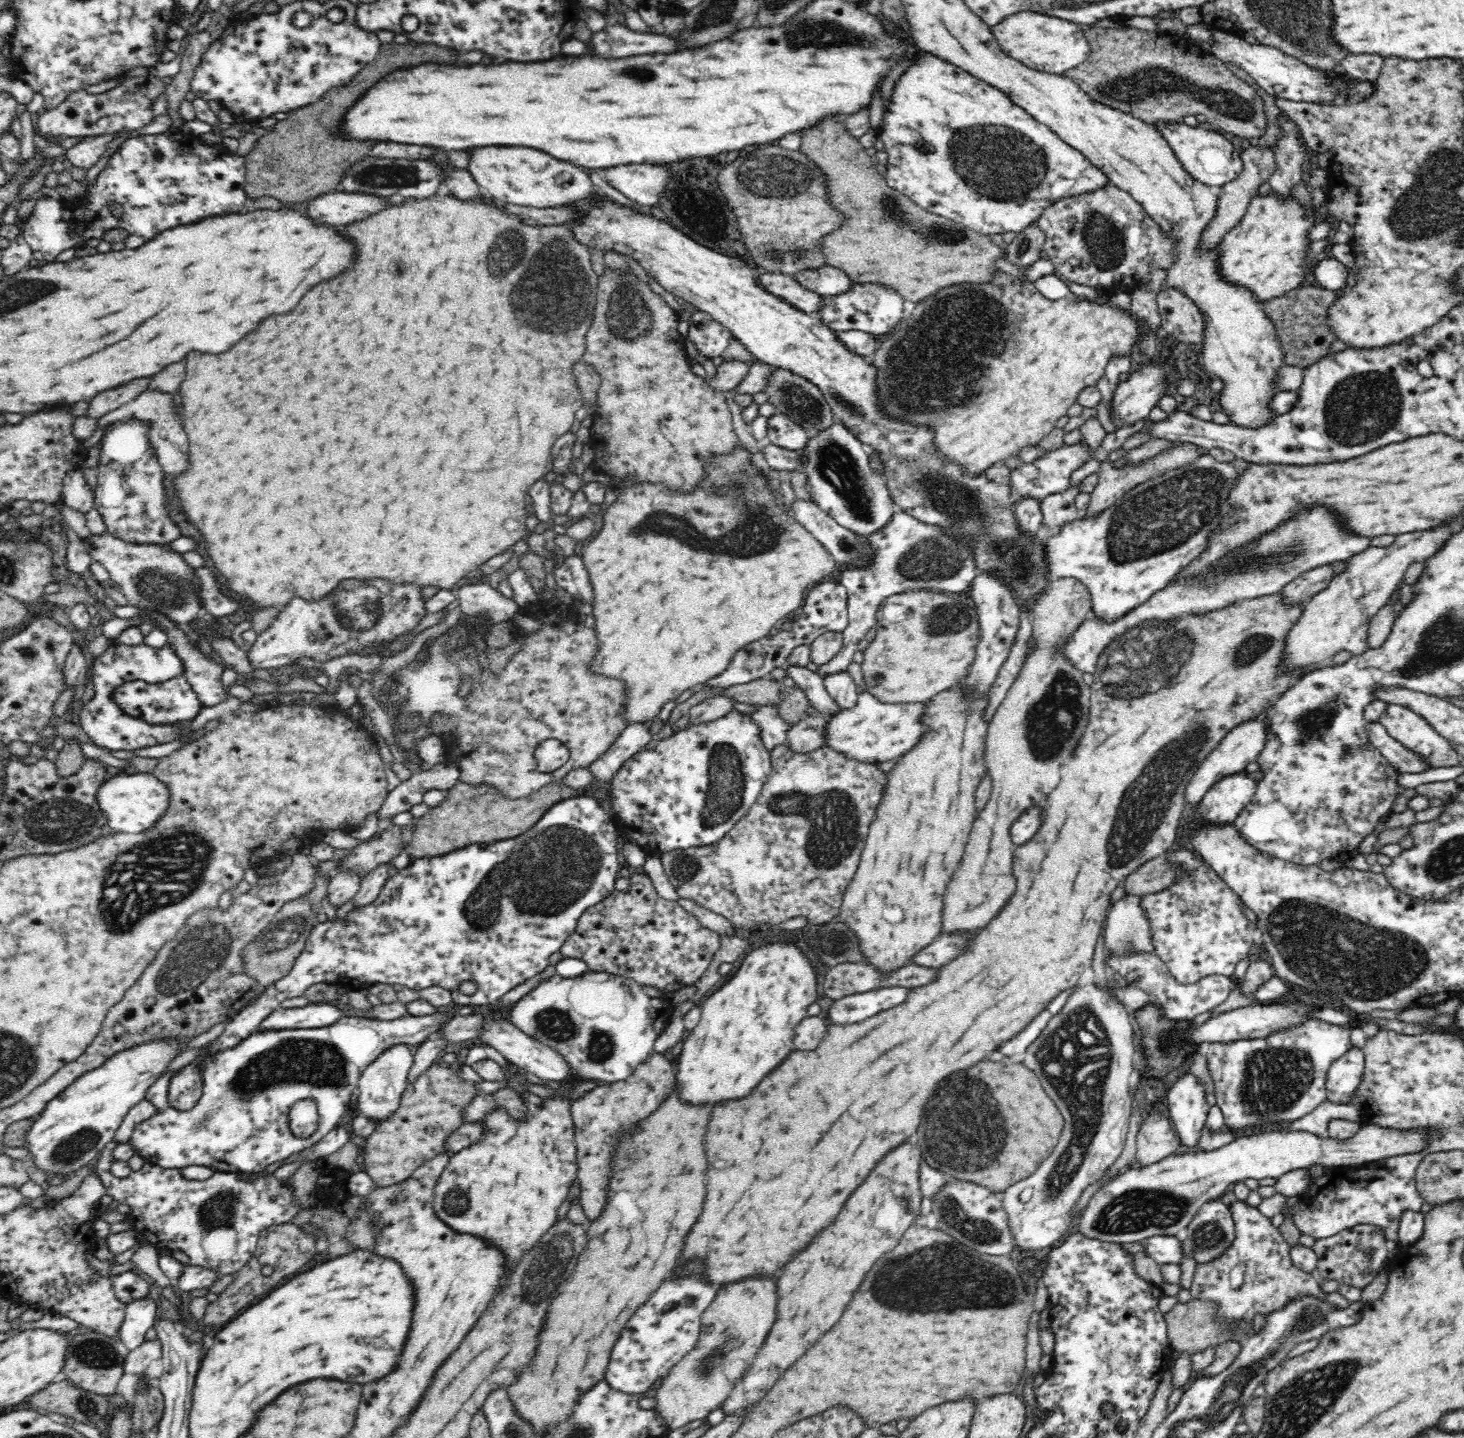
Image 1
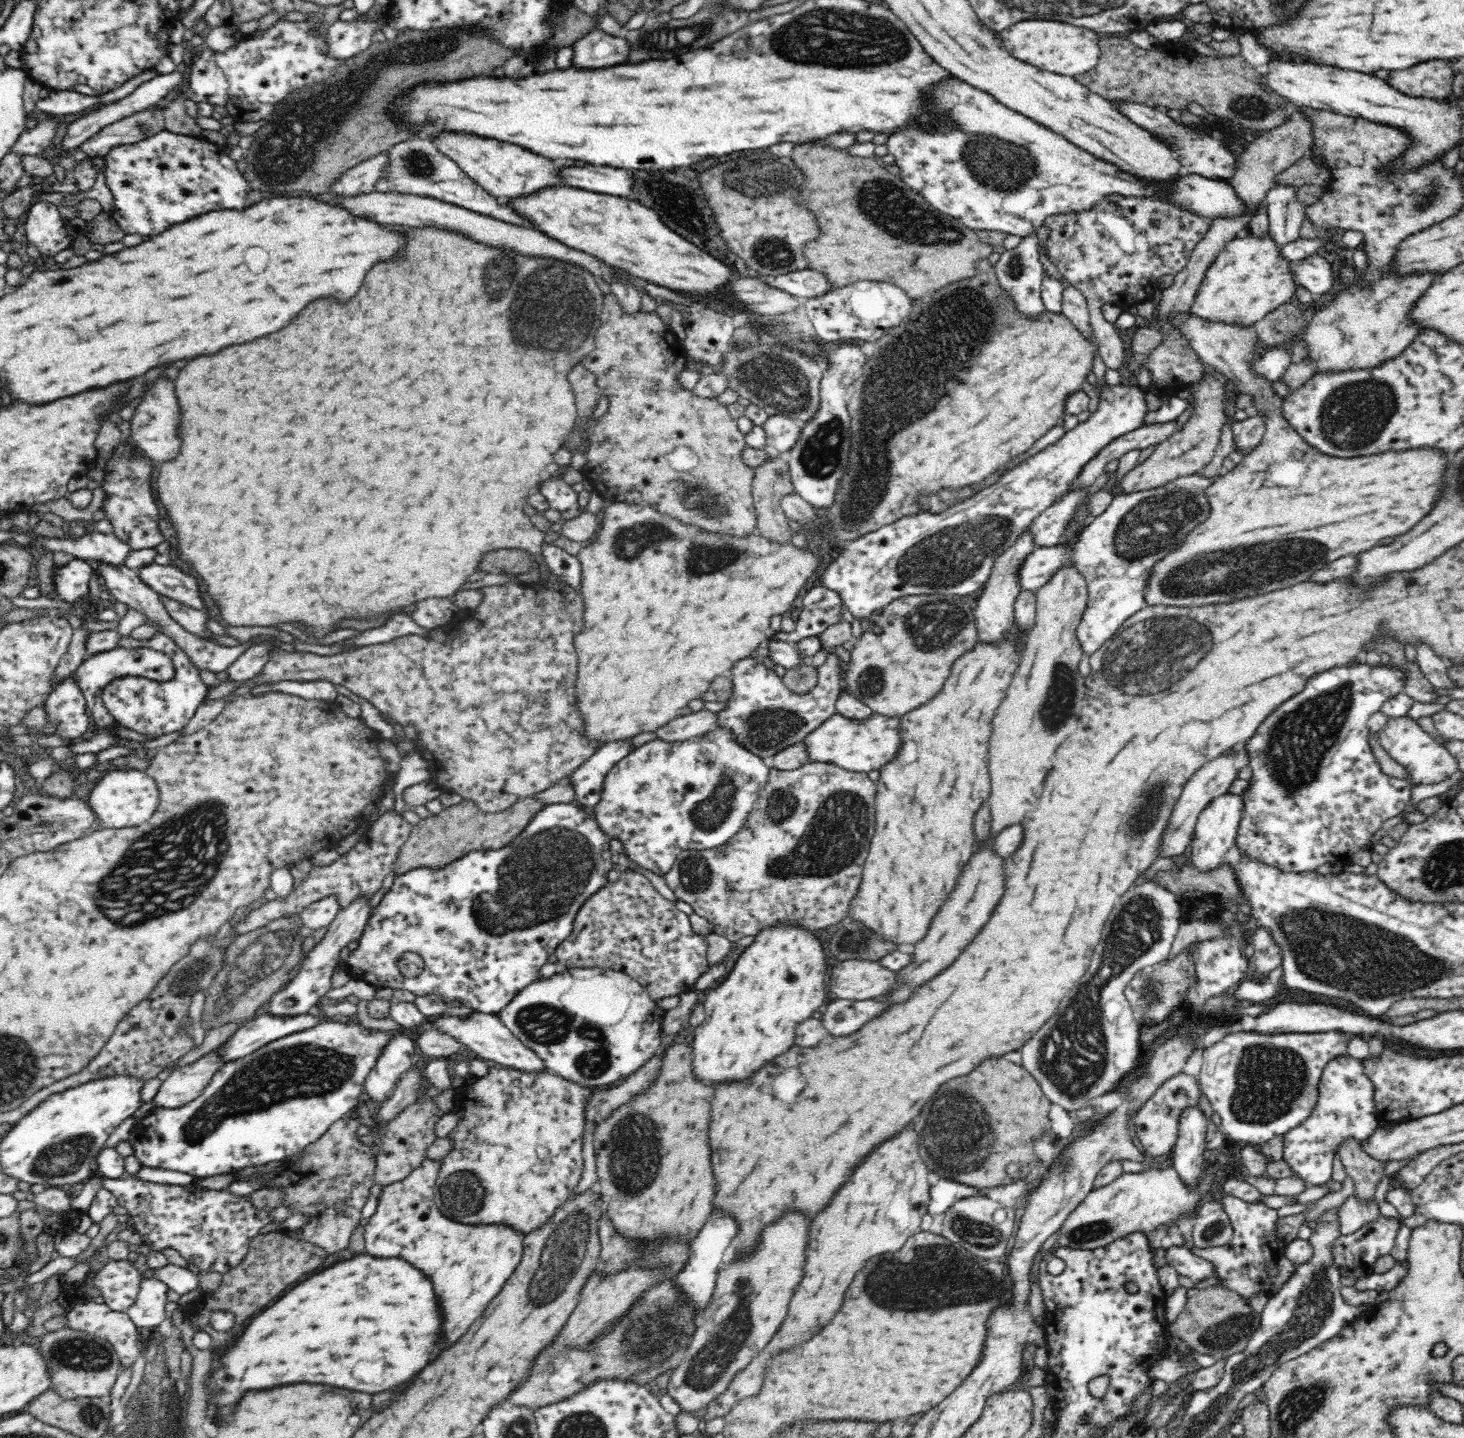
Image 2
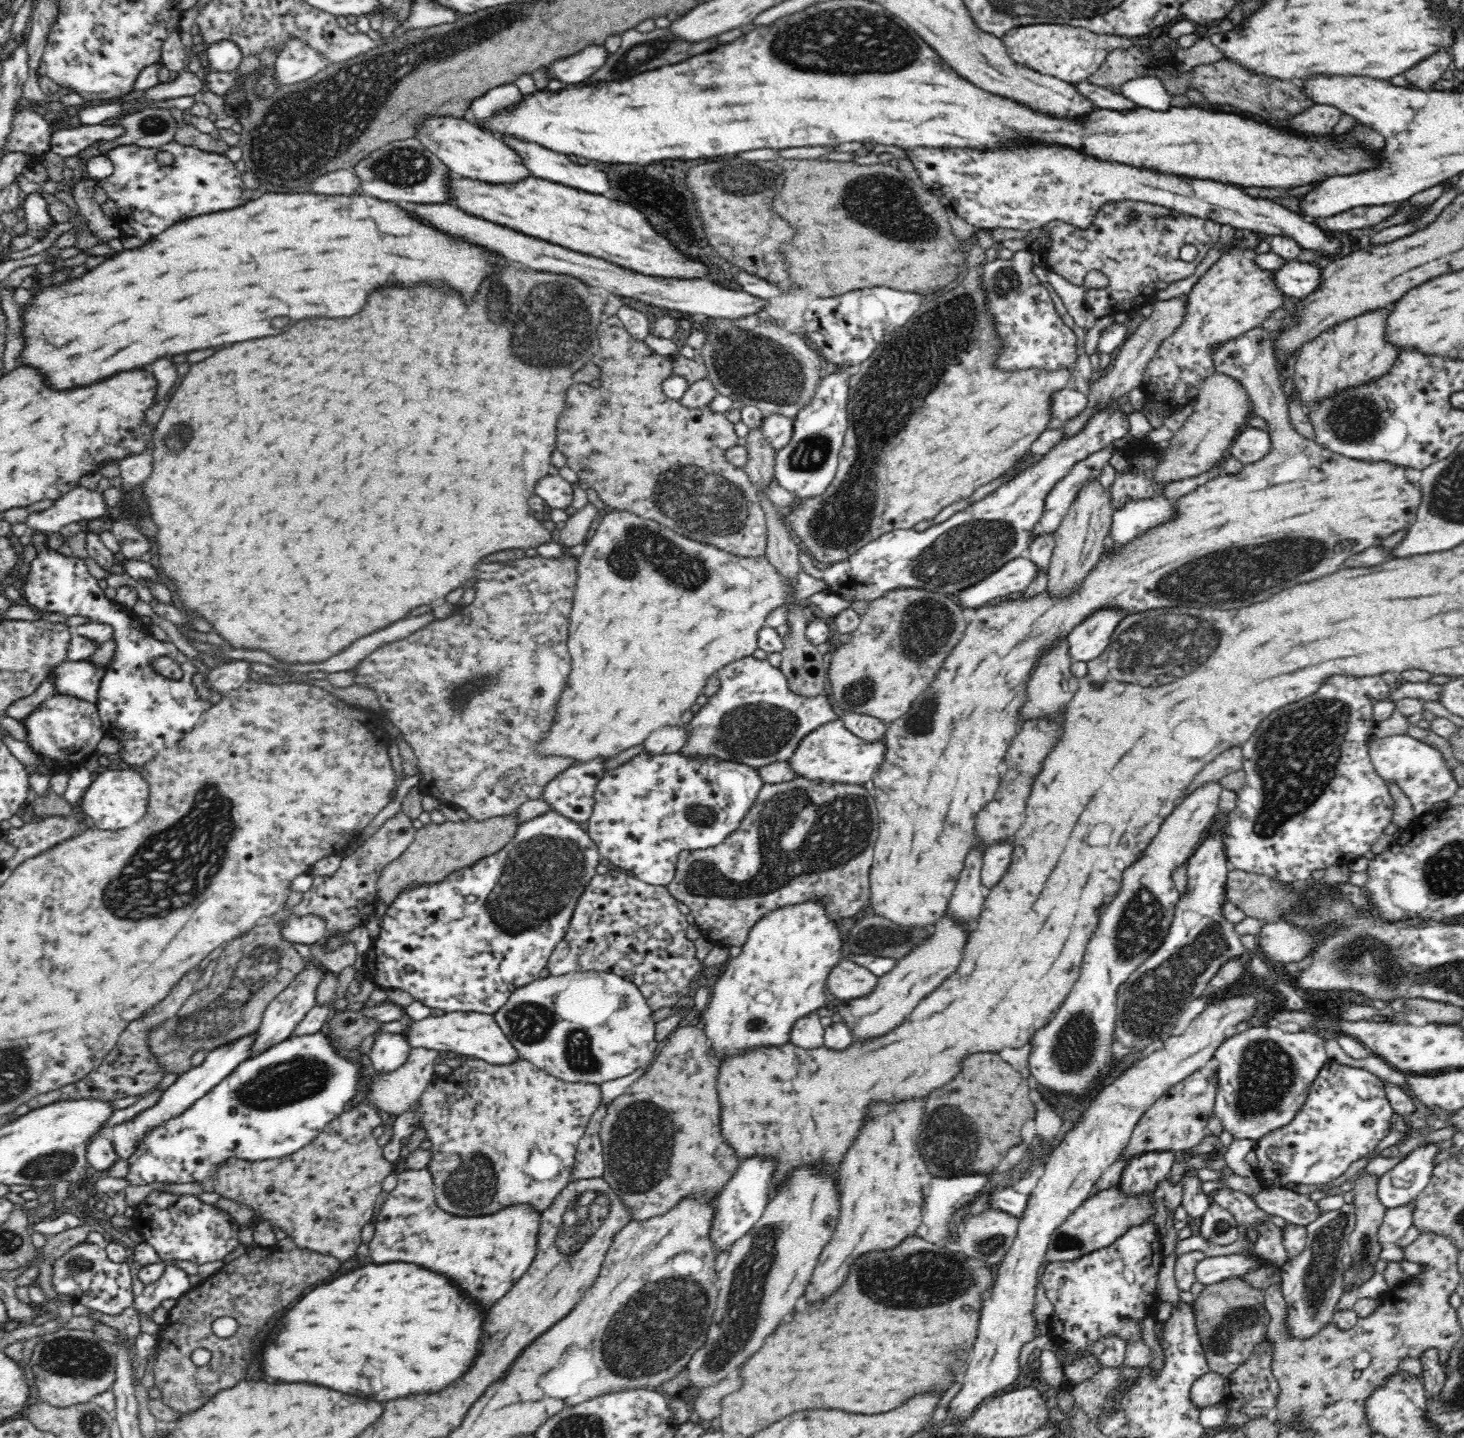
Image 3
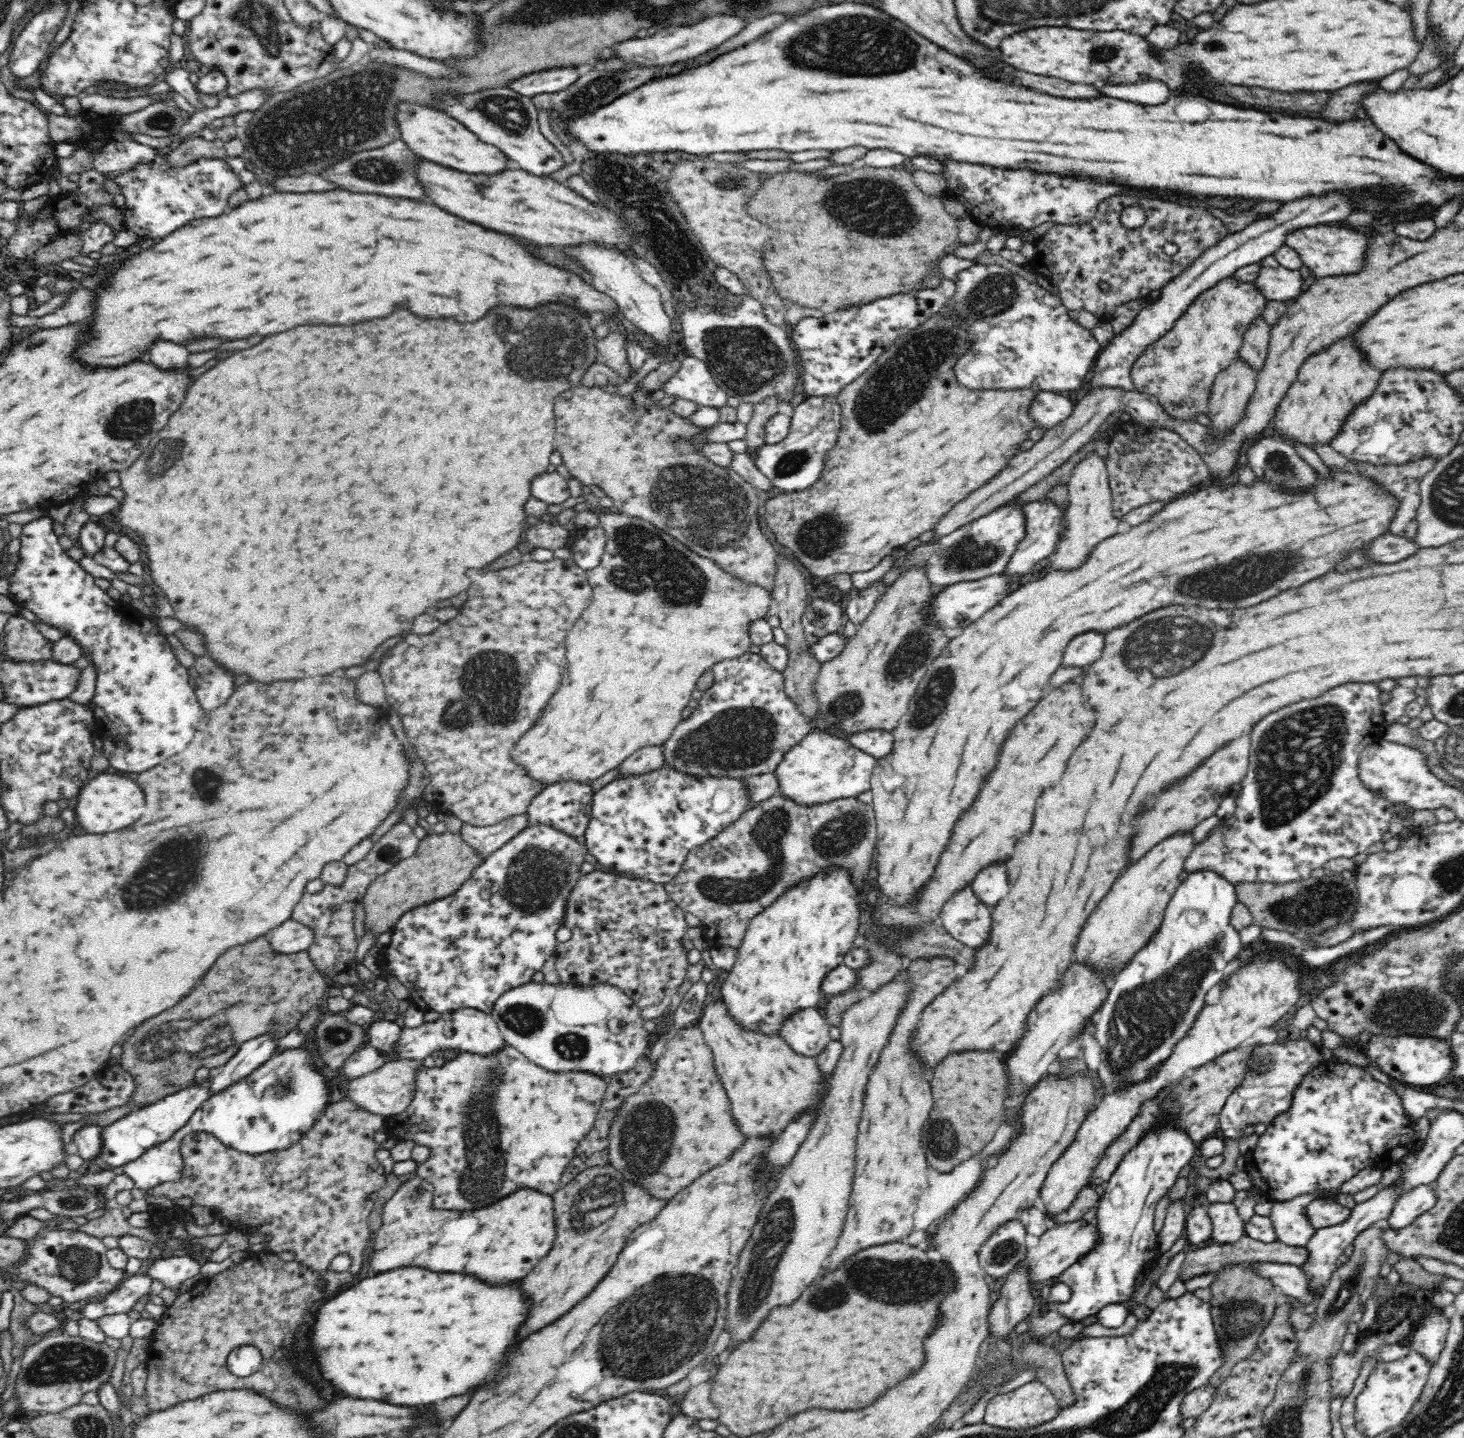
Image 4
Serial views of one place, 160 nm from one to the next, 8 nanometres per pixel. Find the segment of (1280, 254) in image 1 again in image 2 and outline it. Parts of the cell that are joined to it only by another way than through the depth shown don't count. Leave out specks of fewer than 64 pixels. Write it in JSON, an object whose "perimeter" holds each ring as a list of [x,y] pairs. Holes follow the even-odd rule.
{"perimeter":[[[1244,233],[1228,241],[1205,272],[1190,315],[1210,323],[1252,328],[1269,312],[1288,303],[1296,285],[1292,281],[1292,262],[1280,257],[1280,249],[1269,235],[1256,238]]]}

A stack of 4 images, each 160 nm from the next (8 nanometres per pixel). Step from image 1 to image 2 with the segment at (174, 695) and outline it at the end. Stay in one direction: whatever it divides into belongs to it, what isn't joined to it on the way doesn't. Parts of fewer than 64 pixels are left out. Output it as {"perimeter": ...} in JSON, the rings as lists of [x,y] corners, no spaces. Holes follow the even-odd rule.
{"perimeter":[[[158,632],[148,642],[139,642],[130,638],[122,645],[130,649],[151,648],[165,652],[174,663],[175,677],[168,682],[158,682],[143,676],[120,676],[108,682],[104,687],[102,700],[110,716],[124,728],[135,730],[150,739],[181,732],[198,710],[198,706],[202,704],[202,700],[207,697],[210,689],[202,681],[196,665],[192,664],[187,652],[162,632]]]}

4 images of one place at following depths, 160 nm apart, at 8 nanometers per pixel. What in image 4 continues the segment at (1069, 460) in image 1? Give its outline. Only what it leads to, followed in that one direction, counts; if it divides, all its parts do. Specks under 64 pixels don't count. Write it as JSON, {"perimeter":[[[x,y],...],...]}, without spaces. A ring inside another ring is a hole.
{"perimeter":[[[1009,502],[991,513],[990,516],[984,516],[952,532],[951,535],[942,537],[937,543],[922,543],[912,554],[908,554],[903,548],[896,550],[898,559],[895,566],[908,569],[925,562],[928,580],[932,584],[944,587],[980,580],[987,576],[1002,575],[1018,543],[1024,538],[1025,519],[1022,508],[1011,506]],[[744,652],[736,659],[718,662],[712,669],[712,686],[702,692],[691,715],[682,719],[668,740],[660,745],[664,753],[662,767],[694,777],[728,777],[741,781],[751,776],[774,773],[783,755],[814,730],[814,724],[808,723],[808,719],[788,698],[783,674],[770,666],[760,653]]]}

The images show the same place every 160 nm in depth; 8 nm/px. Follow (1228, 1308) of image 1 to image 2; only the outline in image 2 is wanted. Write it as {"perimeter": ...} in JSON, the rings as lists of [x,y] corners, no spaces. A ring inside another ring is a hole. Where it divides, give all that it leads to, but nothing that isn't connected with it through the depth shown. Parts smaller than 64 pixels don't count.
{"perimeter":[[[1230,1195],[1224,1196],[1221,1203],[1233,1226],[1232,1240],[1219,1247],[1200,1248],[1193,1244],[1190,1251],[1214,1264],[1215,1276],[1221,1285],[1240,1296],[1244,1298],[1250,1298],[1252,1294],[1273,1296],[1294,1272],[1294,1263],[1286,1257],[1284,1243],[1278,1239],[1276,1233],[1276,1222],[1280,1218],[1277,1210],[1264,1203],[1252,1204]]]}

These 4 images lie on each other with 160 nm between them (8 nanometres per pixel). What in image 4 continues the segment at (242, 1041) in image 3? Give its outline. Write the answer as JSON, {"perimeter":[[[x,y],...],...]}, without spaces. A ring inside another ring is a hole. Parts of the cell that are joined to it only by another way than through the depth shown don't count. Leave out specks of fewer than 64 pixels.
{"perimeter":[[[192,1083],[189,1087],[180,1089],[173,1095],[165,1096],[154,1104],[131,1110],[114,1123],[101,1128],[102,1147],[92,1159],[98,1159],[109,1168],[123,1167],[140,1158],[148,1148],[160,1145],[174,1136],[174,1133],[188,1122],[208,1098],[210,1098],[210,1093],[208,1093],[207,1084],[198,1087],[196,1083]]]}

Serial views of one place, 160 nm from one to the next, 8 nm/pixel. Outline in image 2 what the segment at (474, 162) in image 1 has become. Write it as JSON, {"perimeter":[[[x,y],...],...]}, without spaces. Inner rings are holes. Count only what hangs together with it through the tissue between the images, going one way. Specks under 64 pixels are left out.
{"perimeter":[[[442,132],[432,142],[438,151],[456,162],[465,175],[486,189],[493,197],[512,199],[516,196],[532,194],[546,186],[561,185],[552,160],[536,156],[534,152],[528,152],[526,148],[520,148],[516,144],[496,142],[472,134],[454,134],[454,132]]]}

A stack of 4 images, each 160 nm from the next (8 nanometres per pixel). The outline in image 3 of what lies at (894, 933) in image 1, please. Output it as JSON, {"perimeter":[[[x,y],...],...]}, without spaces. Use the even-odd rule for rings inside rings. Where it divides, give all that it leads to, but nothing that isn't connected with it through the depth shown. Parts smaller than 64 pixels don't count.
{"perimeter":[[[1262,326],[1240,335],[1237,339],[1229,340],[1223,344],[1214,354],[1213,361],[1218,372],[1235,378],[1238,383],[1246,389],[1253,410],[1253,415],[1264,419],[1270,425],[1269,437],[1272,439],[1272,450],[1270,454],[1257,463],[1245,464],[1244,468],[1233,475],[1220,474],[1206,483],[1196,487],[1188,494],[1174,501],[1173,520],[1160,524],[1156,528],[1142,532],[1122,546],[1111,545],[1105,550],[1100,560],[1094,564],[1094,568],[1088,572],[1086,578],[1076,586],[1076,590],[1068,594],[1056,594],[1053,596],[1049,590],[1044,590],[1034,596],[1015,595],[1012,599],[976,609],[972,622],[966,627],[958,644],[948,653],[947,660],[942,663],[942,670],[936,674],[924,694],[920,694],[912,703],[908,713],[899,719],[892,721],[885,734],[884,762],[876,768],[873,779],[875,790],[872,793],[879,816],[879,835],[873,848],[872,870],[870,872],[870,888],[872,888],[872,904],[870,907],[877,915],[888,918],[896,925],[906,927],[933,926],[940,918],[944,917],[950,898],[958,883],[958,876],[964,869],[966,855],[971,851],[972,840],[974,840],[974,826],[976,826],[976,814],[988,804],[996,794],[999,787],[1000,772],[998,764],[1002,762],[1007,754],[1010,742],[1018,734],[1018,716],[1021,708],[1027,701],[1027,680],[1035,673],[1038,662],[1042,656],[1053,649],[1060,641],[1066,639],[1072,629],[1075,629],[1083,620],[1086,620],[1093,612],[1100,609],[1118,609],[1126,615],[1133,615],[1152,609],[1182,609],[1192,612],[1202,608],[1219,608],[1220,610],[1244,609],[1252,604],[1264,602],[1271,596],[1278,594],[1281,590],[1294,585],[1307,583],[1326,575],[1331,575],[1340,569],[1344,561],[1356,553],[1366,550],[1372,546],[1381,546],[1380,540],[1394,534],[1404,528],[1408,528],[1416,517],[1418,504],[1420,504],[1420,489],[1418,484],[1410,483],[1406,477],[1406,468],[1386,462],[1365,463],[1360,460],[1352,460],[1347,457],[1336,455],[1321,445],[1310,441],[1291,426],[1289,420],[1288,400],[1284,386],[1280,382],[1278,369],[1276,368],[1276,357],[1274,356],[1274,334]]]}

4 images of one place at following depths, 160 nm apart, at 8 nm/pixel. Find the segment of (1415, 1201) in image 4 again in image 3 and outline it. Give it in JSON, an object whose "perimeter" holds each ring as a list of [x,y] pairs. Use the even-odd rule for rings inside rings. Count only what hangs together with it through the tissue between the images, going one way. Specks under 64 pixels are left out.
{"perimeter":[[[1415,1198],[1408,1200],[1408,1204],[1396,1208],[1386,1209],[1381,1227],[1378,1229],[1378,1238],[1381,1244],[1395,1244],[1406,1231],[1413,1226],[1413,1212]]]}

